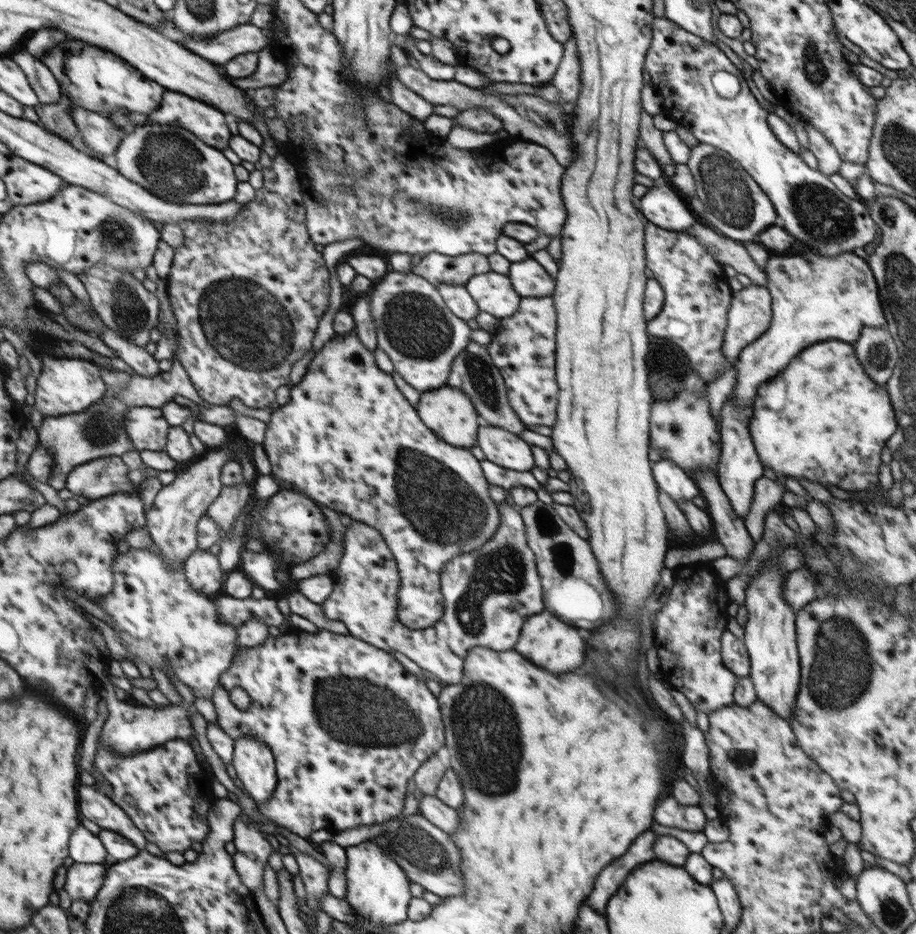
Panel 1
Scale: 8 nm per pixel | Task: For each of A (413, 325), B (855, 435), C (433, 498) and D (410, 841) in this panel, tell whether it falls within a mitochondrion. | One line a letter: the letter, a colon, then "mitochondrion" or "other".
A: mitochondrion
B: other
C: mitochondrion
D: mitochondrion

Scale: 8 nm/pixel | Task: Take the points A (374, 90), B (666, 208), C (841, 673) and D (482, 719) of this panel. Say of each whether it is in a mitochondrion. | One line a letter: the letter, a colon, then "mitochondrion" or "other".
A: other
B: other
C: mitochondrion
D: mitochondrion

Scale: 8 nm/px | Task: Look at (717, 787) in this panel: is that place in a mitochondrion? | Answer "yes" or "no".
no

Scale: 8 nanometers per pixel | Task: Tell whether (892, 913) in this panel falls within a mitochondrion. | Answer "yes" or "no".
yes

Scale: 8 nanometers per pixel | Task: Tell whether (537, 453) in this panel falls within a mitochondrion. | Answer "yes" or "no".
no

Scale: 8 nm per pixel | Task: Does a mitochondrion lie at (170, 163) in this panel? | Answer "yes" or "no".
yes

